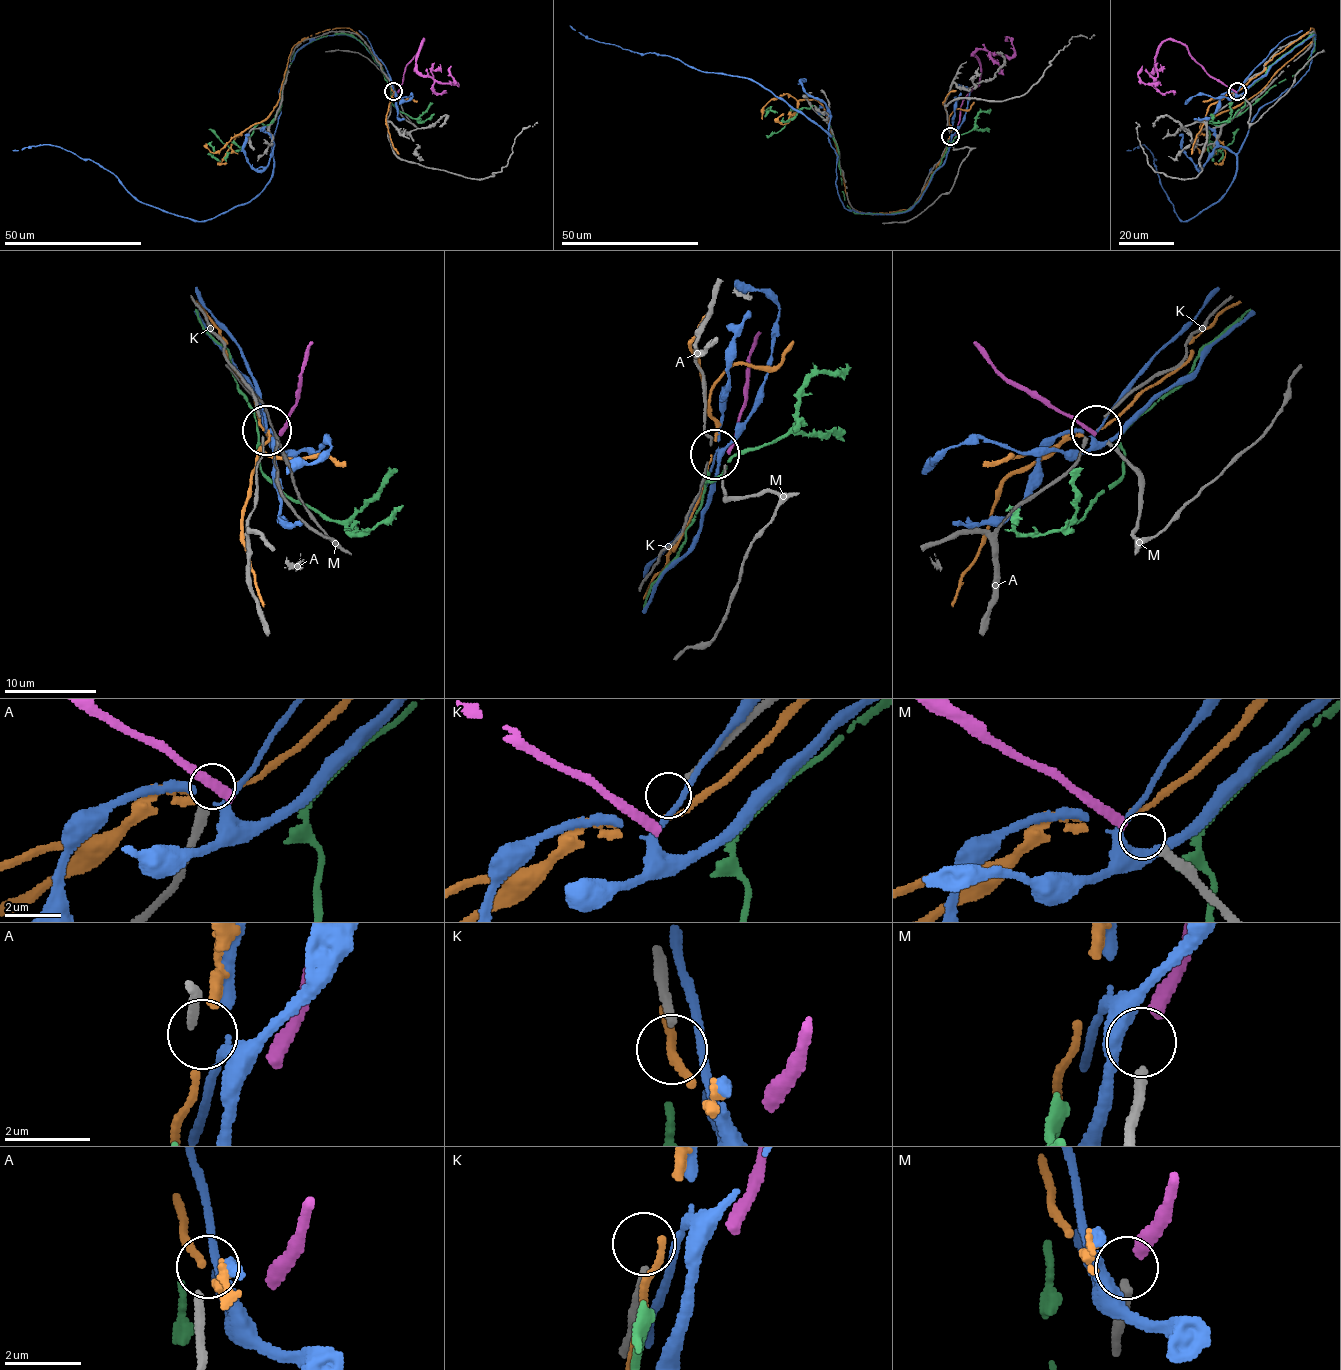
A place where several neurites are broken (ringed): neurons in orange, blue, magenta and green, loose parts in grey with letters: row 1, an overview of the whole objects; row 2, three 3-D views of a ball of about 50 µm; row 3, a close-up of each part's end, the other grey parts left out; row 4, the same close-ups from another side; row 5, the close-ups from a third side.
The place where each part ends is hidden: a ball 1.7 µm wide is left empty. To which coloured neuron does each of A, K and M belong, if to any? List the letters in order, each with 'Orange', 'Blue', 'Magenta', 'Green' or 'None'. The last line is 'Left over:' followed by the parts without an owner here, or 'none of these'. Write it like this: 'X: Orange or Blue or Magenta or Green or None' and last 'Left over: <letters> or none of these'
A: None
K: None
M: Magenta
Left over: A, K

